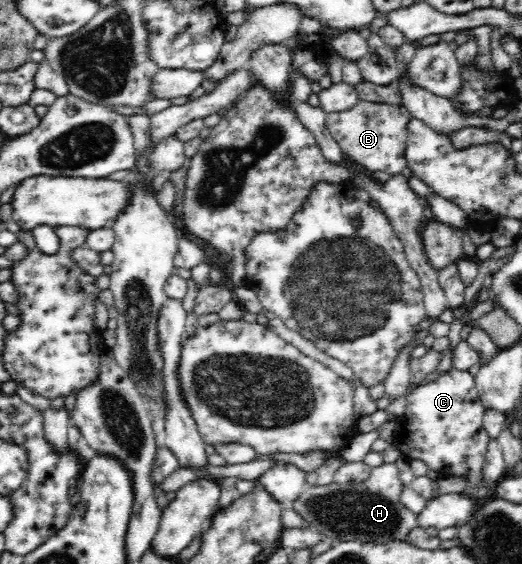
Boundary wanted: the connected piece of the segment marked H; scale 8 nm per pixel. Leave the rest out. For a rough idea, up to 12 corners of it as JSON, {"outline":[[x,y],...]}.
{"outline":[[394,463],[306,485],[291,507],[341,542],[405,540],[417,514]]}

